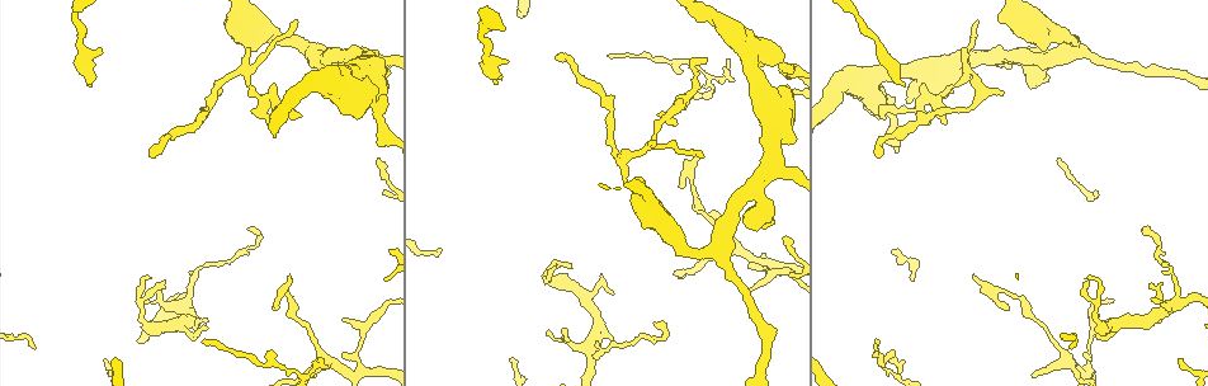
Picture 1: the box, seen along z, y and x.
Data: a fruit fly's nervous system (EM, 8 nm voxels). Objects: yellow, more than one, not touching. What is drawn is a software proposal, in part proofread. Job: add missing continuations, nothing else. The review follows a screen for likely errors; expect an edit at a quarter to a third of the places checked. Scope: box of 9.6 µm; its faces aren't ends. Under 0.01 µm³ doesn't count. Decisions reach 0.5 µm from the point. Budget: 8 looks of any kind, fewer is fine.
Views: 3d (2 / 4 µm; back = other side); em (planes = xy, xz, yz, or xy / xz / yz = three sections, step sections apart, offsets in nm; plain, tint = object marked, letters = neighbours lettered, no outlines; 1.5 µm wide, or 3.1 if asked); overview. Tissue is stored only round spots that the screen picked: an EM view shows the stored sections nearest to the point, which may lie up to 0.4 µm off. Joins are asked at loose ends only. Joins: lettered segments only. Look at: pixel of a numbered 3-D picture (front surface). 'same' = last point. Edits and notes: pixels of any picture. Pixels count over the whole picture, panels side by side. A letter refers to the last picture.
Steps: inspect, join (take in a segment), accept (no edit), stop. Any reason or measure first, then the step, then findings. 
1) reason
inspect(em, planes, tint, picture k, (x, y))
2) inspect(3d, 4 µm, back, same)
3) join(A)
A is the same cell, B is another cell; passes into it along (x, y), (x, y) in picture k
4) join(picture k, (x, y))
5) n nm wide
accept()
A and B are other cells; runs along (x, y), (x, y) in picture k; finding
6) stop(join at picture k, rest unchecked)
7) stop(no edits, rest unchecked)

end of a long branch
inspect(em, yz, step 8, letters, picture 1, (497, 82))

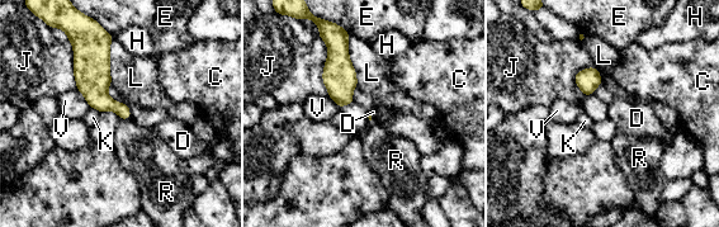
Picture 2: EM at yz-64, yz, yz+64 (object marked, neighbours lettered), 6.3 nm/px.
inspect(em, planes, letters, same)

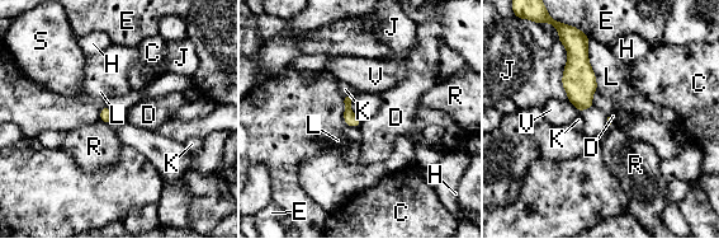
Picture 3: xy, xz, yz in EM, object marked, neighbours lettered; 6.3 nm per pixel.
accept()
C, D, E, H, J, K, L, R, S and V are other cells; border along (360, 121), (358, 126) in picture 3; none of them fits

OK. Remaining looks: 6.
tapers out
inspect(3d, 2 µm, picture 1, (704, 156))

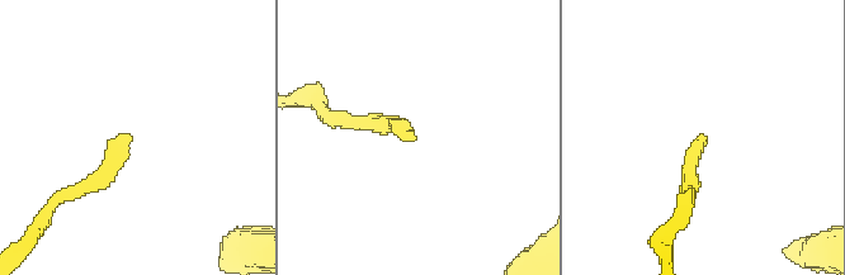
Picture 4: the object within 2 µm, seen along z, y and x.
inspect(em, xy, step 8, tint, picture 4, (706, 137))

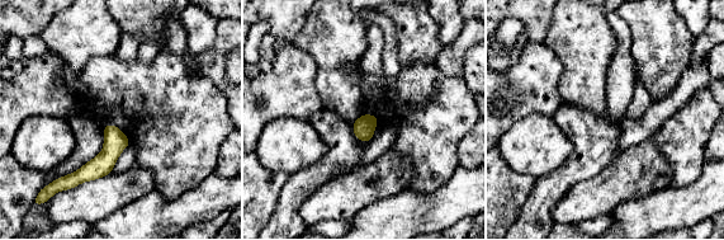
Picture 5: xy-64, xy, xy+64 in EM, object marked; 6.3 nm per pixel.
cut it another way
inspect(em, planes, letters, same)

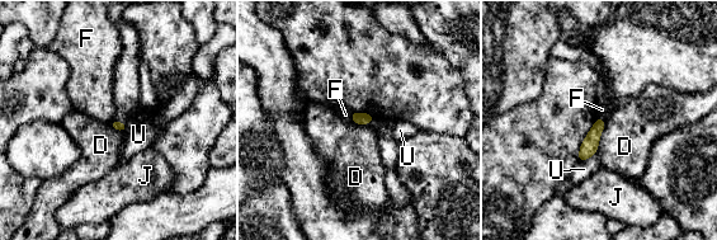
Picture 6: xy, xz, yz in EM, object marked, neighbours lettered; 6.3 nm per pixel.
D touches over 220 nm
accept()
D, F, J and U are other cells; no lettered segment goes on from it

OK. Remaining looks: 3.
tapers out
inspect(3d, 4 µm, picture 1, (556, 265))

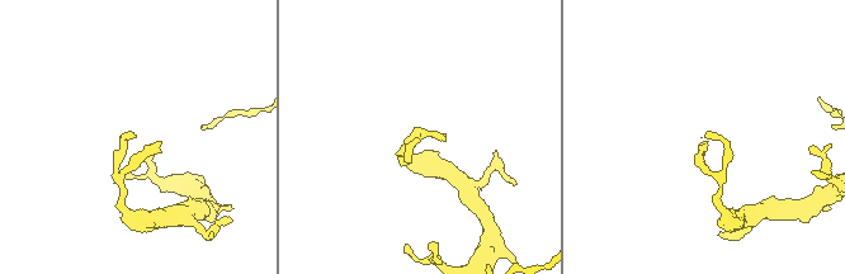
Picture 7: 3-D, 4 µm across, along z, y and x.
need the tissue
inspect(em, planes, letters, picture 7, (416, 138))

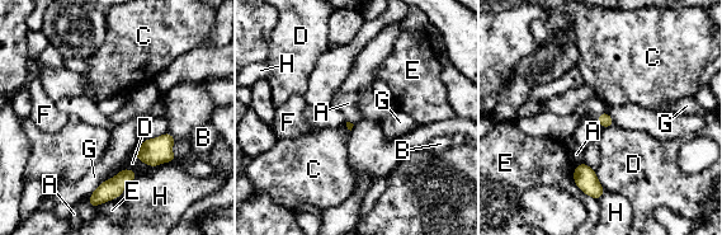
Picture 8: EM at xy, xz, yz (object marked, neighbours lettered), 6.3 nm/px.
accept()
A, B, C, D, E, F, G and H are other cells; border along (583, 161), (574, 170) in picture 8; none of them fits

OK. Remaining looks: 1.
stop(no edits, rest unchecked)

